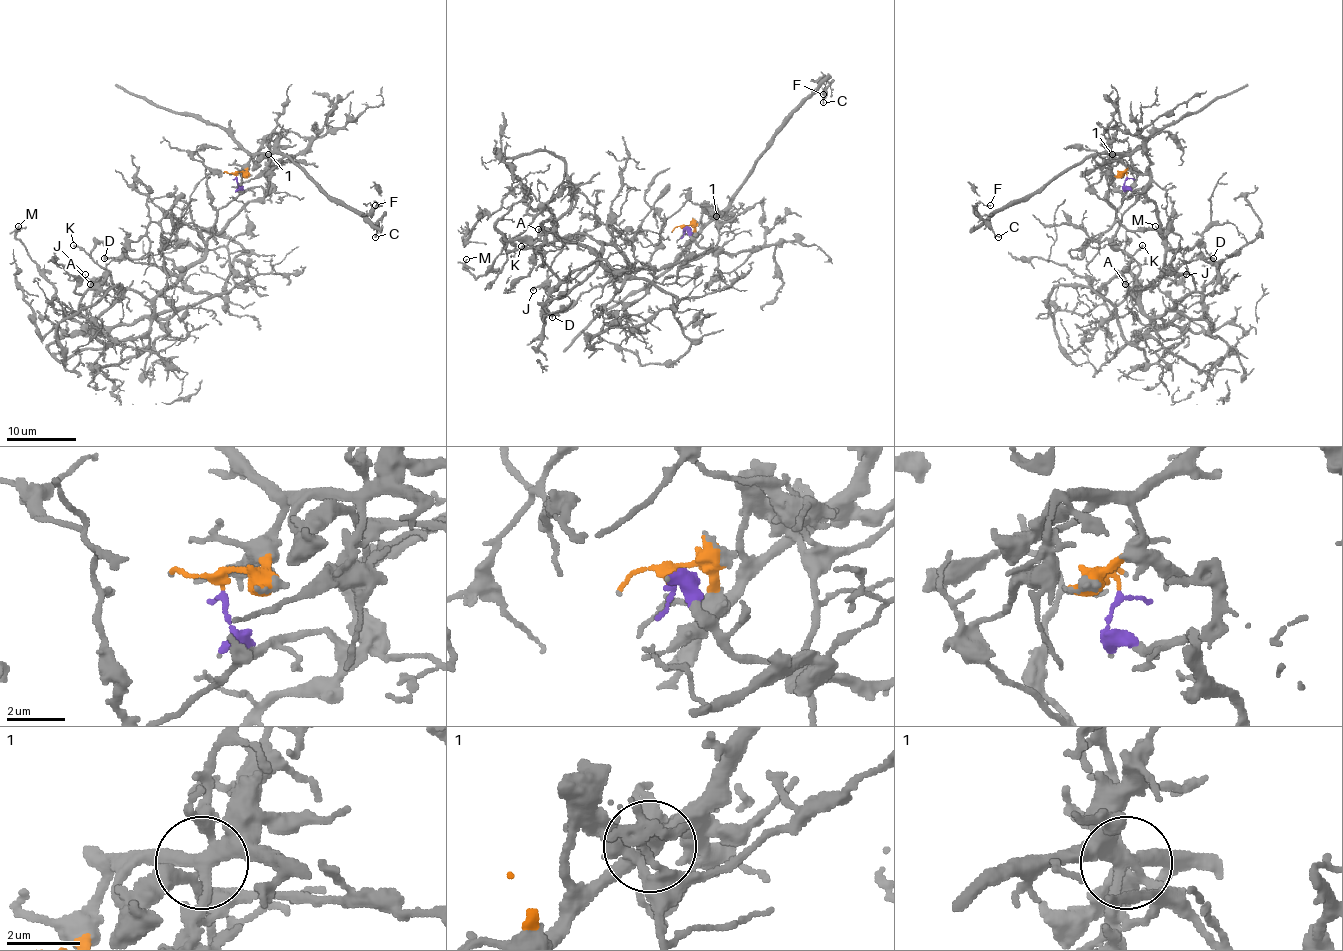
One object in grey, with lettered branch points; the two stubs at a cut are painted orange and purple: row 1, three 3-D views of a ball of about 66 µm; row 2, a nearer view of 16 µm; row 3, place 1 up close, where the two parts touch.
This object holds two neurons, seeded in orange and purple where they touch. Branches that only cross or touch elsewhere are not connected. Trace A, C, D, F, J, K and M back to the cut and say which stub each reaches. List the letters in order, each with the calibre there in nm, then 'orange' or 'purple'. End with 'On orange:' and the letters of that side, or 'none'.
A: 170 nm | purple
C: 170 nm | orange
D: 240 nm | purple
F: 120 nm | orange
J: 190 nm | purple
K: 170 nm | purple
M: 100 nm | purple
On orange: C, F

